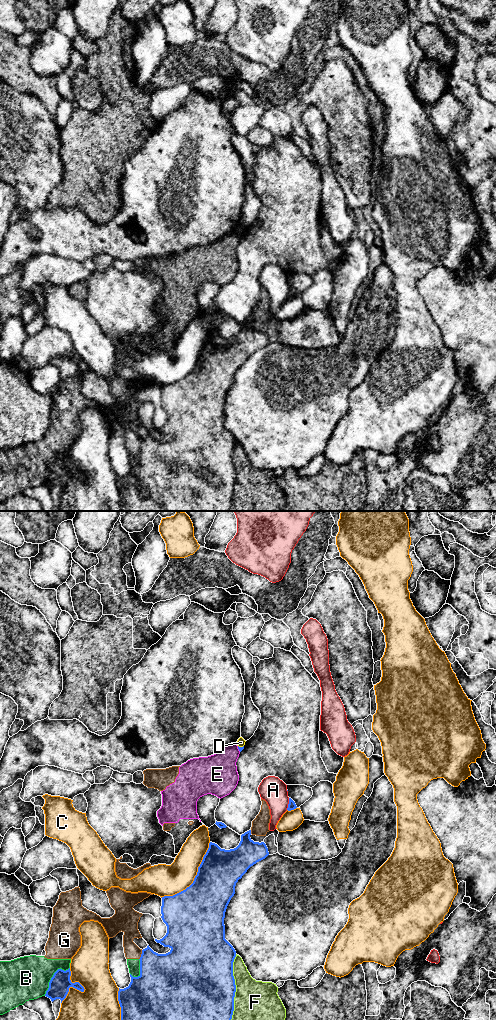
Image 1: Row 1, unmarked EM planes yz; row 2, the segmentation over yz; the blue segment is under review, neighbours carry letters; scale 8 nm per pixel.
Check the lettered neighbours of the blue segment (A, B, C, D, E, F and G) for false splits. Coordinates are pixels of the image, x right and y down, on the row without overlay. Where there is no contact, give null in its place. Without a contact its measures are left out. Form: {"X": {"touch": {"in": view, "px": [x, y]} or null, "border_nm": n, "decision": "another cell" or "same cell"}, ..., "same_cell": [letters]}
{"A": {"touch": {"in": "yz", "px": [288, 292]}, "border_nm": 100, "decision": "another cell"}, "B": {"touch": {"in": "yz", "px": [52, 465]}, "border_nm": 300, "decision": "another cell"}, "C": {"touch": {"in": "yz", "px": [195, 365]}, "border_nm": 600, "decision": "another cell"}, "D": {"touch": {"in": "yz", "px": [241, 235]}, "border_nm": 50, "decision": "another cell"}, "E": {"touch": {"in": "yz", "px": [238, 236]}, "border_nm": 50, "decision": "another cell"}, "F": {"touch": {"in": "yz", "px": [235, 476]}, "border_nm": 550, "decision": "another cell"}, "G": {"touch": {"in": "yz", "px": [141, 443]}, "border_nm": 80, "decision": "another cell"}, "same_cell": []}

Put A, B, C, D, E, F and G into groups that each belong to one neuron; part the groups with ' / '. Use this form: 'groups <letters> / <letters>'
groups A / B E G / C / D F

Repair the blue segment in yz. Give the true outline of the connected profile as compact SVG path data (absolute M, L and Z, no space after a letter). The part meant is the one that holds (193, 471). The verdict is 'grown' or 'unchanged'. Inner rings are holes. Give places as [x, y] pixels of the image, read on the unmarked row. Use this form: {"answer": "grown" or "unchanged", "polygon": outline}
{"answer": "unchanged", "polygon": "M251 318L242 322L239 333L230 338L221 337L210 330L193 371L173 384L162 385L161 406L167 414L167 421L155 429L171 438L158 442L149 433L142 438L140 463L133 465L130 462L129 474L118 479L121 511L231 511L236 480L233 464L236 439L225 427L225 400L235 382L238 368L251 354L269 343L266 332L254 330L250 323Z"}

